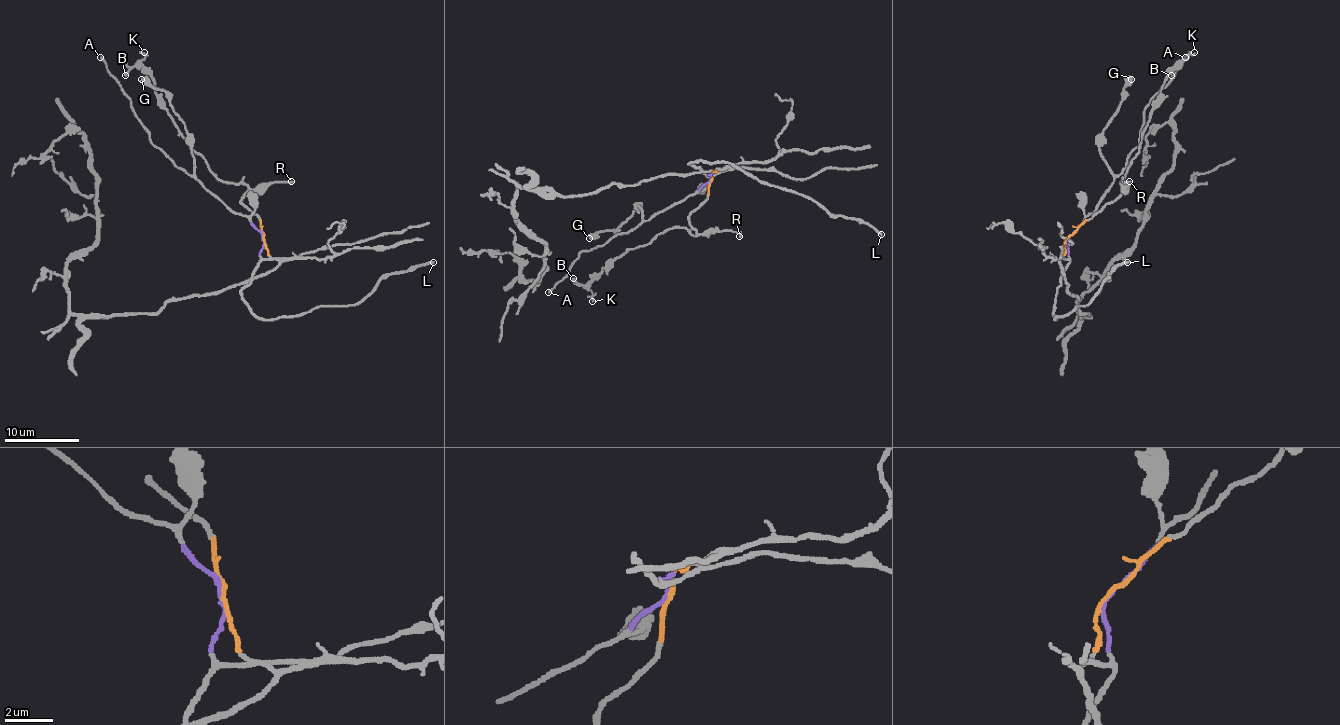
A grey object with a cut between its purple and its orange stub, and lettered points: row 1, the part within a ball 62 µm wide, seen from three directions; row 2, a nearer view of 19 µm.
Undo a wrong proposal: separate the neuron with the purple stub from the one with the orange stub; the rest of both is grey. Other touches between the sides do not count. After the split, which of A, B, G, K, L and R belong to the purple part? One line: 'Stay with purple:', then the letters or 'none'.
Stay with purple: A, G, L

